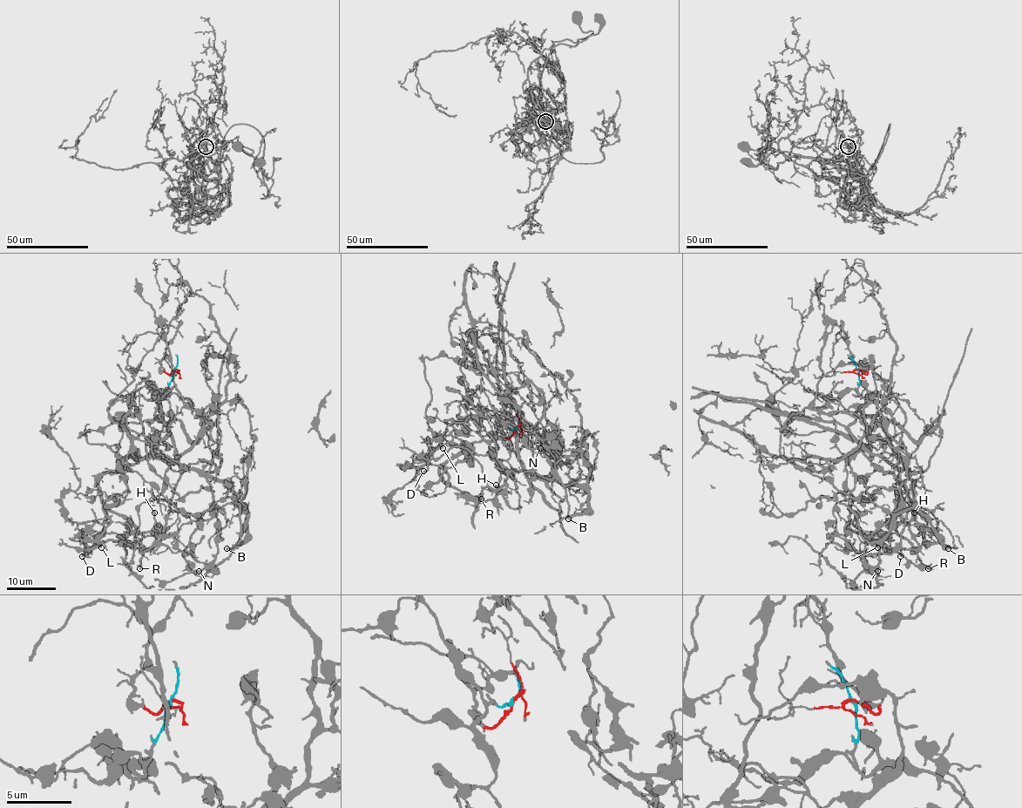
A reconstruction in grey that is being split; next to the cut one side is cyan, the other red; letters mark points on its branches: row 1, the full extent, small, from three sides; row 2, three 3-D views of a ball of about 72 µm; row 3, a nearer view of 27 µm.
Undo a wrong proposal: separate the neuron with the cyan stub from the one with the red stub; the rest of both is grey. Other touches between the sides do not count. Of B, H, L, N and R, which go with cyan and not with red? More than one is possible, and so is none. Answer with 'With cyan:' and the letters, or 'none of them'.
With cyan: H, L

